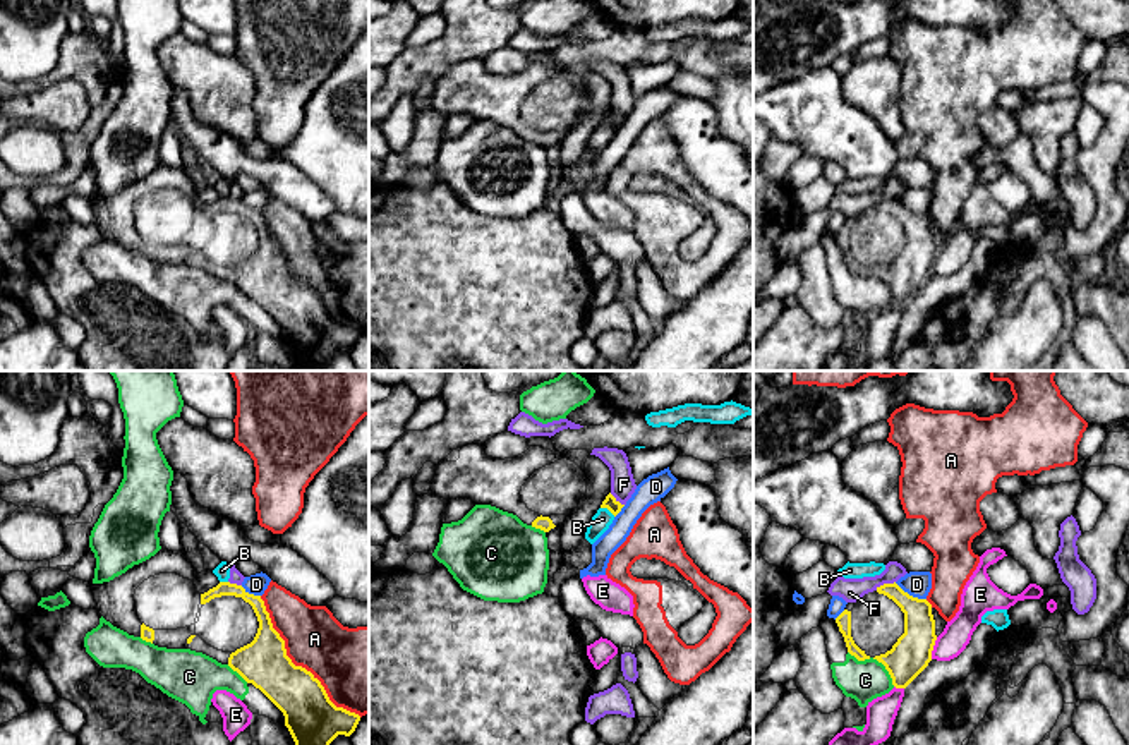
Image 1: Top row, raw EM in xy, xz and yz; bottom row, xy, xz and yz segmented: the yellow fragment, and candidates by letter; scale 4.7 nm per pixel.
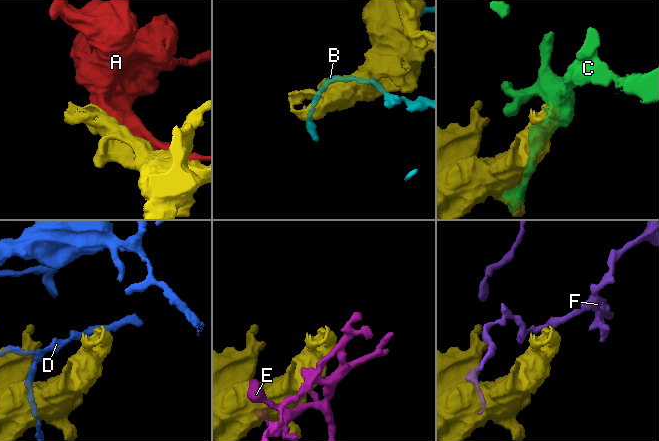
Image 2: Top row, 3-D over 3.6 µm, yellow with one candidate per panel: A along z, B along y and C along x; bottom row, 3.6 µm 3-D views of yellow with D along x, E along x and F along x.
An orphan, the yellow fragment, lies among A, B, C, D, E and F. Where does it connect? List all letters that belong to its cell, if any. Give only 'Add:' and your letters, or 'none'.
Add: none

